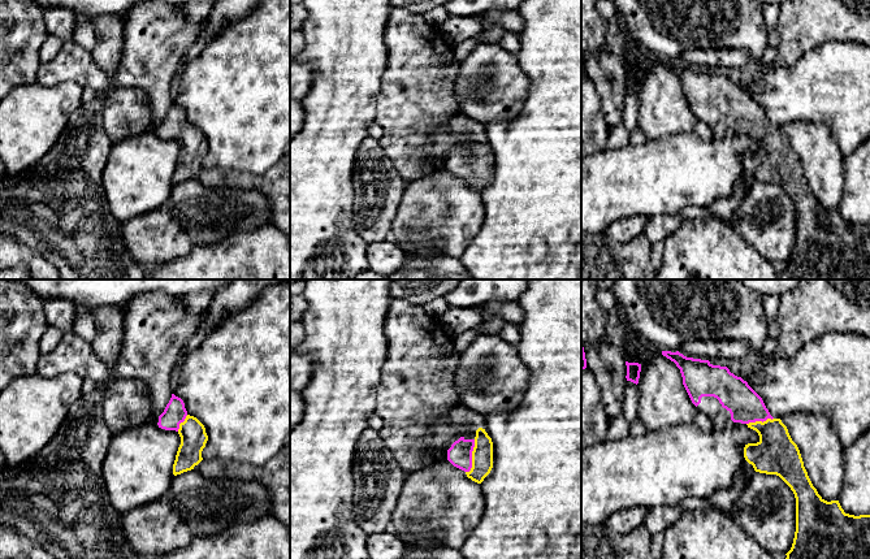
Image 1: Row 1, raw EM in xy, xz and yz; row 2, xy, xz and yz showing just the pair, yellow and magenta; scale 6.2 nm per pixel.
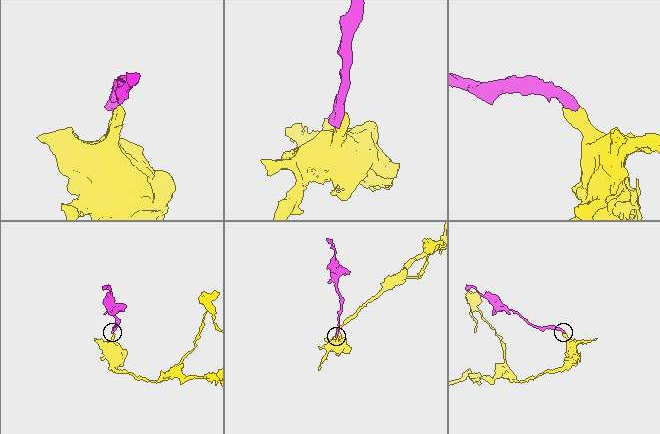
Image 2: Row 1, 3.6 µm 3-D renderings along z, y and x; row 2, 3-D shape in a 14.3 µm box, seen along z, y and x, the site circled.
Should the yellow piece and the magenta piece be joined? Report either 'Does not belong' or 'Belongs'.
Belongs

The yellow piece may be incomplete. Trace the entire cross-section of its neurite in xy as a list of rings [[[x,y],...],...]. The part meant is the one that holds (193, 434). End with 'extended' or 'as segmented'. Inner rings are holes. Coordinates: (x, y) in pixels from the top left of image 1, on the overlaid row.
[[[172,394],[164,412],[159,416],[157,425],[165,430],[176,430],[181,437],[173,464],[174,476],[194,469],[203,460],[202,451],[208,441],[205,428],[196,417],[187,413],[181,398]]] | extended

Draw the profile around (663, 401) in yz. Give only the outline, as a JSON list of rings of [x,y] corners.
[[[618,302],[615,308],[629,335],[620,352],[626,361],[641,365],[637,417],[648,430],[678,424],[697,424],[706,432],[713,430],[710,417],[692,403],[676,364],[628,325],[624,309]]]

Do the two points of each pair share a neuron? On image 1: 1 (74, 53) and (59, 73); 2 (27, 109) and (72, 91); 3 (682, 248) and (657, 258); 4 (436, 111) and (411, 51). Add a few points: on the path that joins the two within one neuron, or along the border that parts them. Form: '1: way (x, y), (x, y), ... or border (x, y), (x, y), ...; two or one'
1: way (69, 59), (61, 68); one
2: way (38, 109), (47, 109), (61, 98); one
3: border (663, 241), (663, 259), (659, 265); two
4: way (421, 96), (416, 91), (411, 65); one

